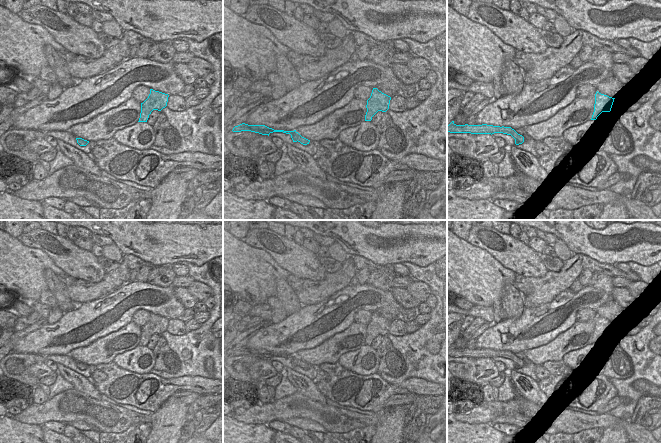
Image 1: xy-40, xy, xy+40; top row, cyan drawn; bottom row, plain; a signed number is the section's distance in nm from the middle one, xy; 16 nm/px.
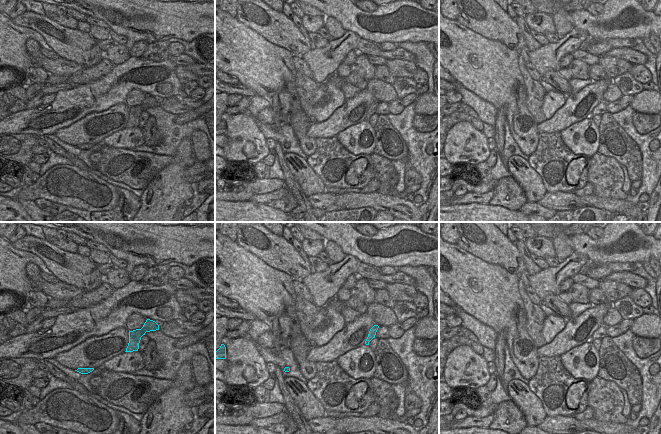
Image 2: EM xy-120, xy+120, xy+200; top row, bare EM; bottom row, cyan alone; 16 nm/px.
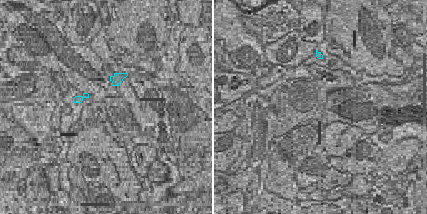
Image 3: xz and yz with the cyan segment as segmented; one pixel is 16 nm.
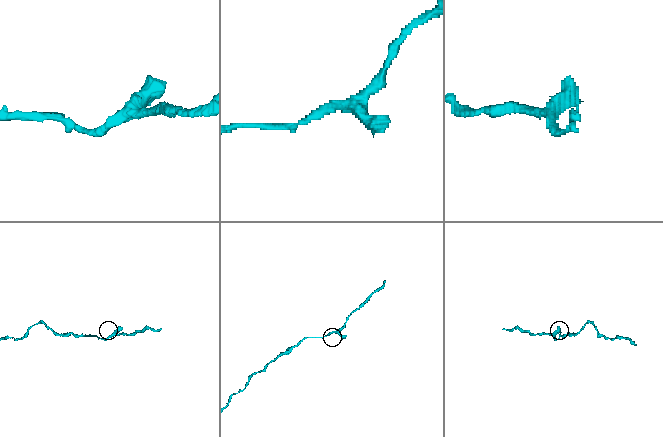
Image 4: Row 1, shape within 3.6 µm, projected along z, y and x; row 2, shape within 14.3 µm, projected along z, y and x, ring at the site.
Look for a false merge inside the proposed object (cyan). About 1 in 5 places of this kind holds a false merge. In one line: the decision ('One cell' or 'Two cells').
One cell

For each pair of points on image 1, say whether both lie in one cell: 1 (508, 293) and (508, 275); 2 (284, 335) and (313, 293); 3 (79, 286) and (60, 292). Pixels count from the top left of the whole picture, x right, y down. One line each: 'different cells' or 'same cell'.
1: different cells
2: different cells
3: different cells

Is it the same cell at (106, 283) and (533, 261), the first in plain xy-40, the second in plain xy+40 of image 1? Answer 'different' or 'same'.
different

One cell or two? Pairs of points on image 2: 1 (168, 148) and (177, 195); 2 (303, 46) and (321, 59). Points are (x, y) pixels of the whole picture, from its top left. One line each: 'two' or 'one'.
1: two
2: two

